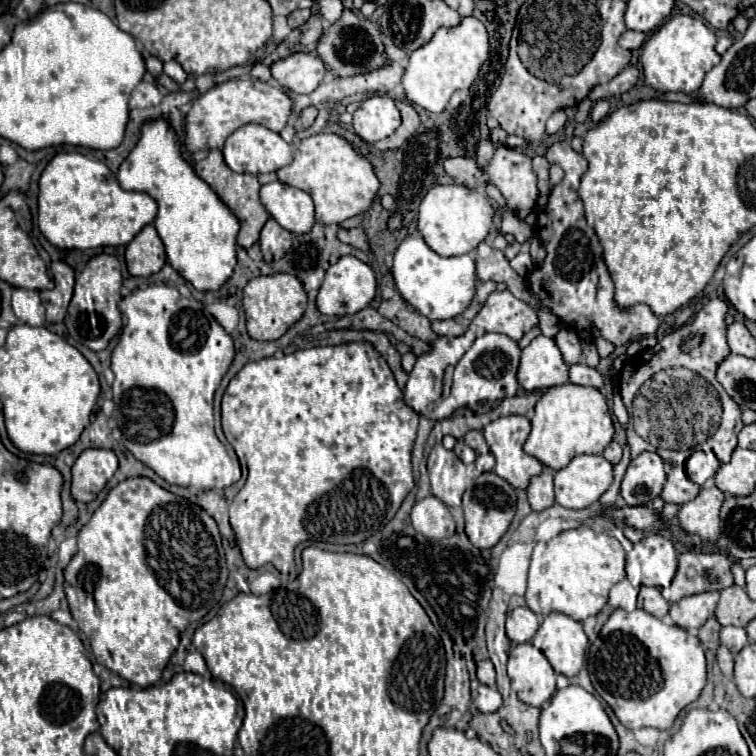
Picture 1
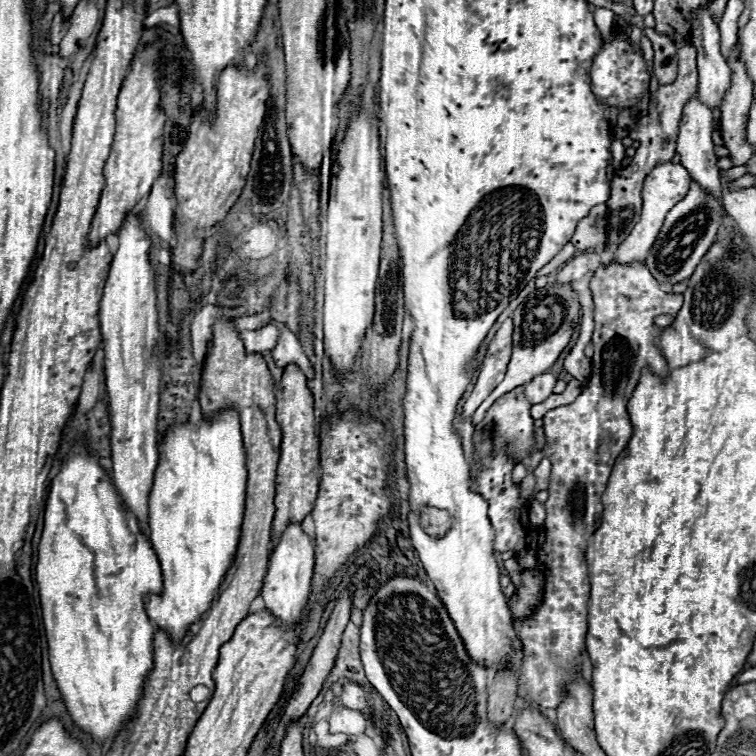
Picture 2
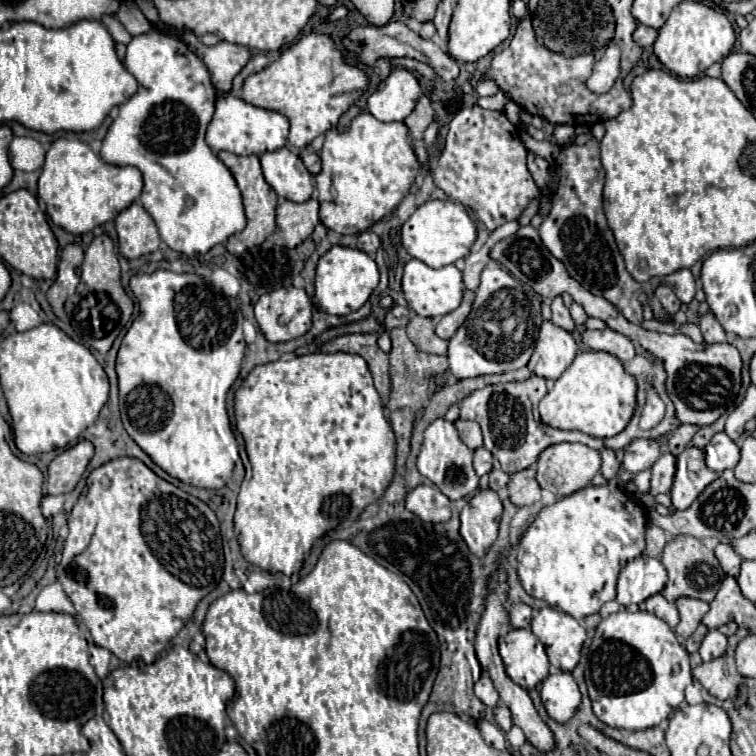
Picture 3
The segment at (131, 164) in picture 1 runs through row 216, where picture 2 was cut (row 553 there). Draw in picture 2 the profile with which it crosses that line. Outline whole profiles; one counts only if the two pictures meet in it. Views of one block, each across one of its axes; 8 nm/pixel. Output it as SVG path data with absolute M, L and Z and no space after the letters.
M224 410L214 420L202 418L202 424L194 428L190 422L172 426L162 442L162 462L158 462L158 470L154 476L154 486L150 492L150 542L158 556L164 592L158 596L146 598L146 612L150 620L164 630L174 644L180 644L192 624L200 622L200 618L210 610L214 596L218 594L220 584L230 570L236 548L240 542L242 514L246 510L246 462L244 462L244 446L238 414L234 410Z

